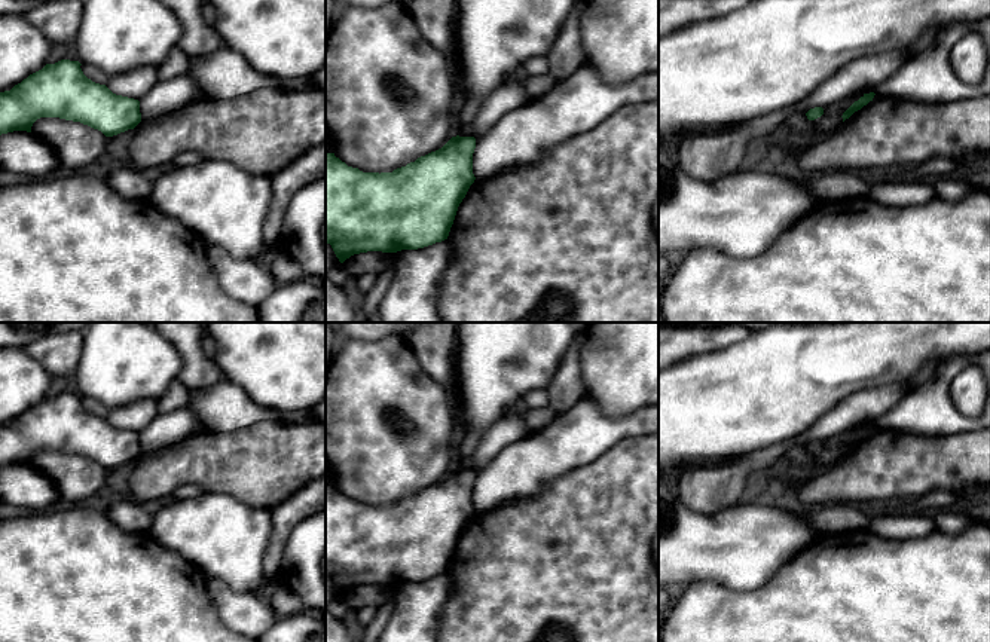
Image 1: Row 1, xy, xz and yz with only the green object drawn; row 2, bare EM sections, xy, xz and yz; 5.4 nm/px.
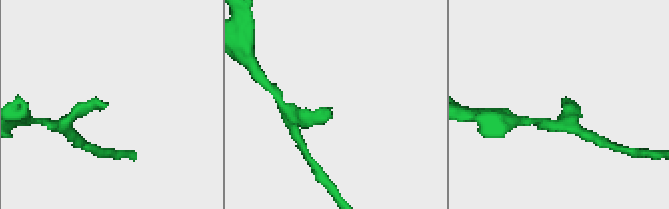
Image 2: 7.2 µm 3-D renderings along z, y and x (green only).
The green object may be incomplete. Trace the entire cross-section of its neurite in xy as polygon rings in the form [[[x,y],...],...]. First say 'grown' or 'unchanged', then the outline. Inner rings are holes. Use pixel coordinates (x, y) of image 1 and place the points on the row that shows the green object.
unchanged; [[[61,59],[46,64],[30,74],[10,91],[0,92],[0,135],[13,131],[31,132],[33,123],[40,117],[59,117],[80,122],[113,137],[134,129],[141,122],[140,101],[113,94],[106,85],[88,79],[79,61]]]

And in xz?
unchanged; [[[452,137],[441,149],[392,172],[363,172],[326,152],[326,244],[340,263],[367,251],[418,250],[447,239],[456,211],[476,177],[474,137]]]

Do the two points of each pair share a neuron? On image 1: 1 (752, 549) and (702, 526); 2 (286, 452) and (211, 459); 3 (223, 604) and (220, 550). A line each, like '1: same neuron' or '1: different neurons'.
1: same neuron
2: same neuron
3: different neurons

